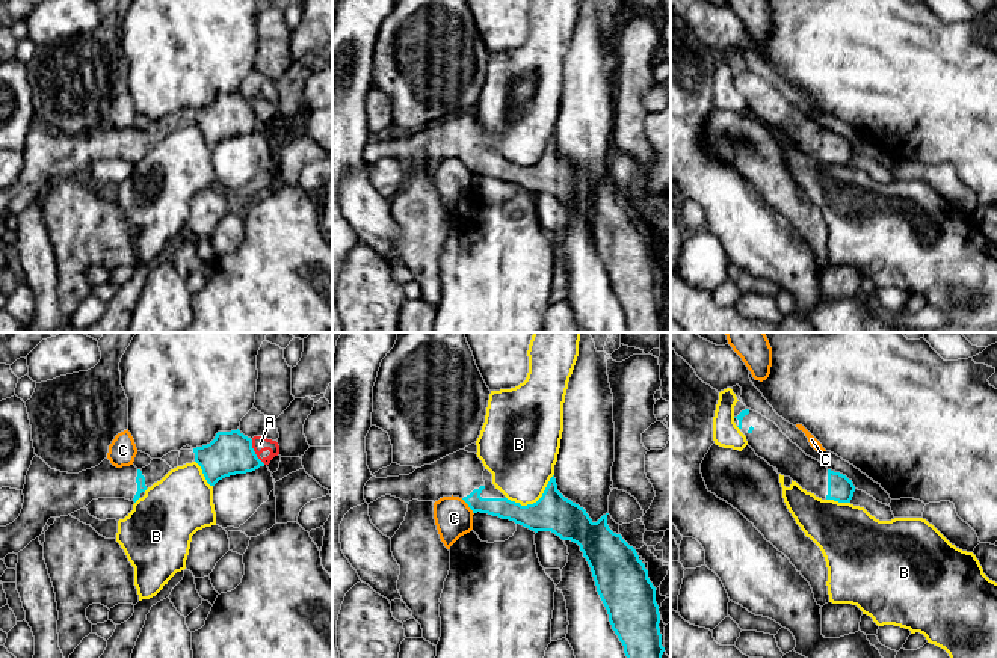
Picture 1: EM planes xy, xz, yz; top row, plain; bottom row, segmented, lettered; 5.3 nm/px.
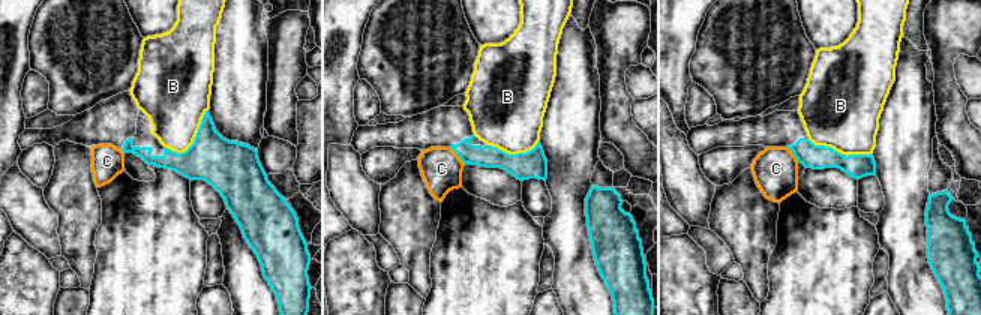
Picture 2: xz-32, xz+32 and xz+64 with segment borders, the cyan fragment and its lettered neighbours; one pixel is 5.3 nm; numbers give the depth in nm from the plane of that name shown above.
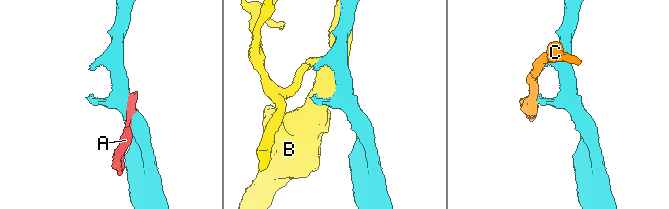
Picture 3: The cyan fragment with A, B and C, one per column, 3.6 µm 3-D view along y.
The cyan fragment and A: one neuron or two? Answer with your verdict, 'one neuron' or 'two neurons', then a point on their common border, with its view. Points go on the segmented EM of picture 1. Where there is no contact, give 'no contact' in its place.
two neurons | xy (254, 451)

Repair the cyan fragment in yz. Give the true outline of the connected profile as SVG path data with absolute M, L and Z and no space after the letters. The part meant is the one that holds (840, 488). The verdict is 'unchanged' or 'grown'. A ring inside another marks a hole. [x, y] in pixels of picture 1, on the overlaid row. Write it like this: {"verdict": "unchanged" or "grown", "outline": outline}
{"verdict": "grown", "outline": "M737 401L734 423L755 454L776 468L778 474L822 500L850 503L855 492L852 480L807 456L773 421Z"}

